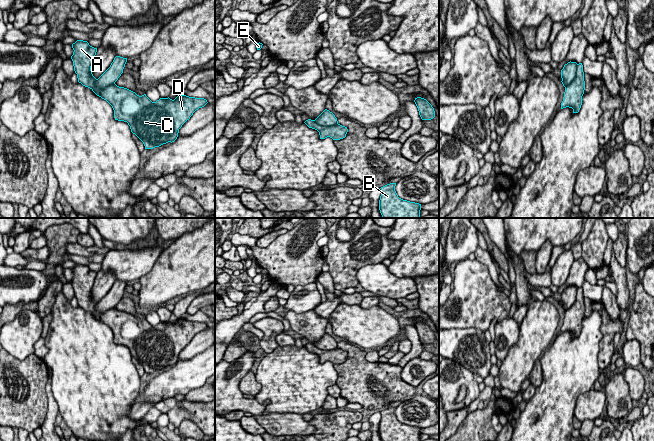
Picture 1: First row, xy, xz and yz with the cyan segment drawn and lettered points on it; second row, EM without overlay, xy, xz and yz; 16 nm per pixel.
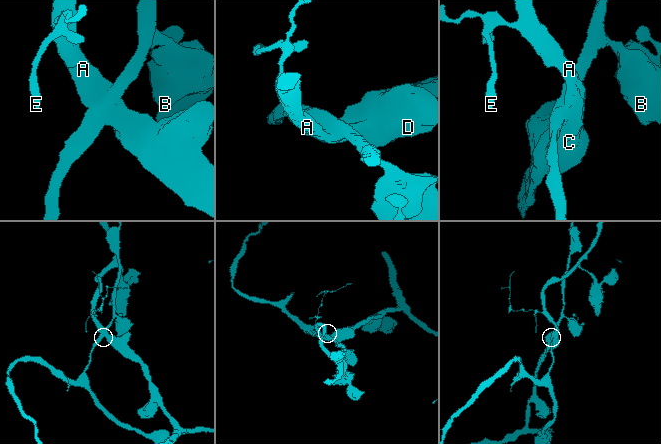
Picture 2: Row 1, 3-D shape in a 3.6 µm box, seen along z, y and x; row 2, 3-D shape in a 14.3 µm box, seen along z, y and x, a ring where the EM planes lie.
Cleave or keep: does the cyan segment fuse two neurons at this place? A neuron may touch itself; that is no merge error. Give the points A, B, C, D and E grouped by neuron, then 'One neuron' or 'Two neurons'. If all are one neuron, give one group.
Groups: A C D E / B. Two neurons

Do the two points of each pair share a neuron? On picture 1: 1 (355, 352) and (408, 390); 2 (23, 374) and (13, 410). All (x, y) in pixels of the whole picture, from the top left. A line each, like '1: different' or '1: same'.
1: same
2: same

